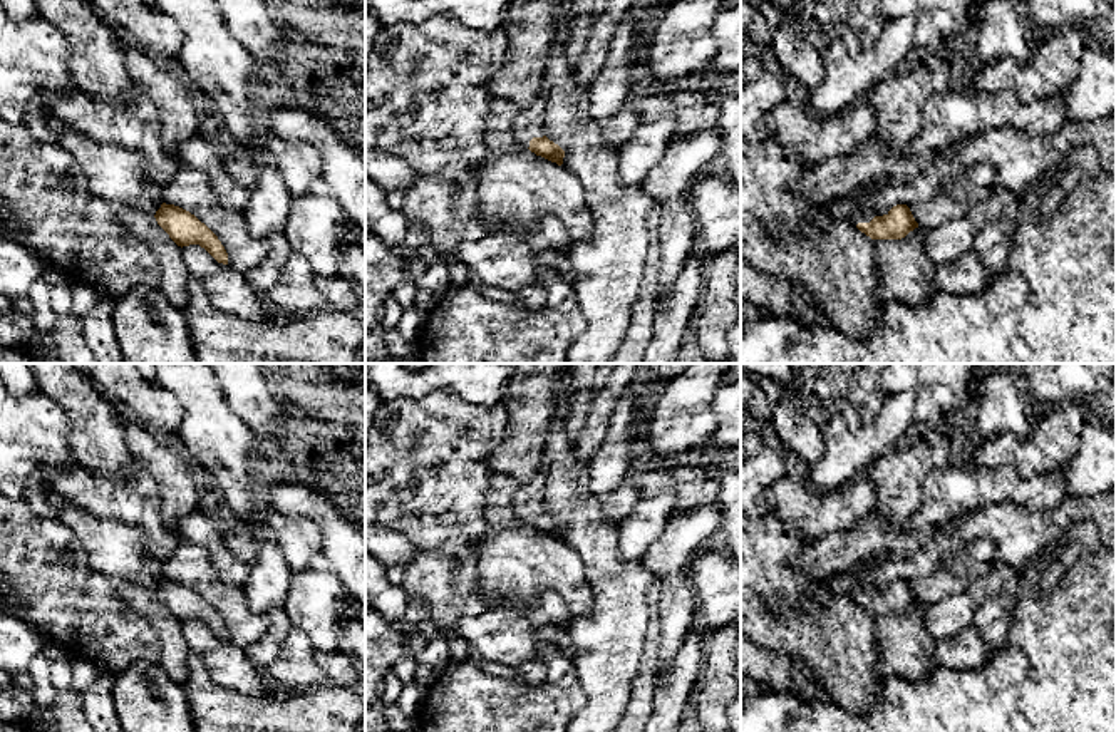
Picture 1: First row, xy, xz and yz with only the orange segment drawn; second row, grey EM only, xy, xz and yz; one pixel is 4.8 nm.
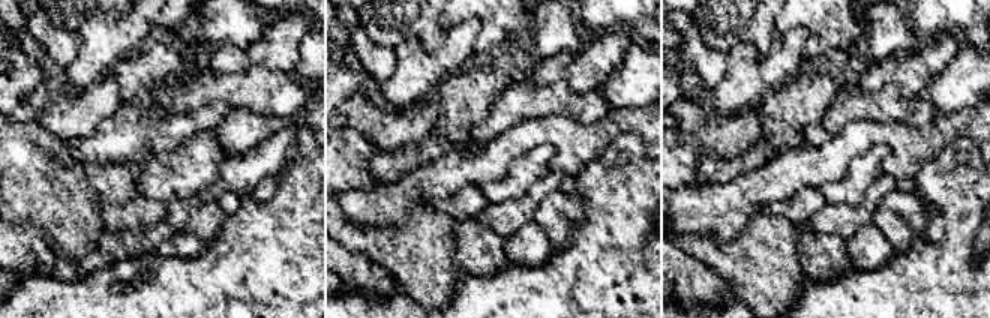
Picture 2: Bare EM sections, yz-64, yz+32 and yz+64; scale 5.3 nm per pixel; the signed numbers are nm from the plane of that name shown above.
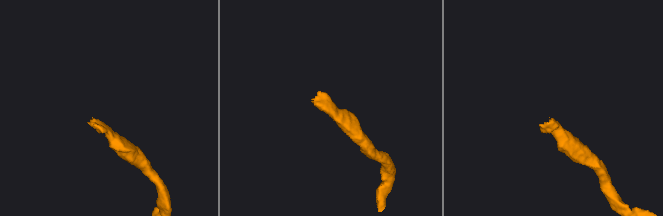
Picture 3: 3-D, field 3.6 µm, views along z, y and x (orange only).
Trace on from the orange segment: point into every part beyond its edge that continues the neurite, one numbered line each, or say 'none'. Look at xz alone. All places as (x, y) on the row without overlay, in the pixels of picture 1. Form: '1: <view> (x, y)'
1: xz (528, 498)

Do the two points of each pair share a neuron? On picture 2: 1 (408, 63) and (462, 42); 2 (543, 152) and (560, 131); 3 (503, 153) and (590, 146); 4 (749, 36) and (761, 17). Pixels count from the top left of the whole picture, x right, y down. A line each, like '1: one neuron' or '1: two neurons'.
1: one neuron
2: two neurons
3: one neuron
4: one neuron

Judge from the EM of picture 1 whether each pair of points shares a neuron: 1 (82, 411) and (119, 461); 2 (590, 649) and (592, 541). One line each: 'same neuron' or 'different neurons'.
1: same neuron
2: same neuron

